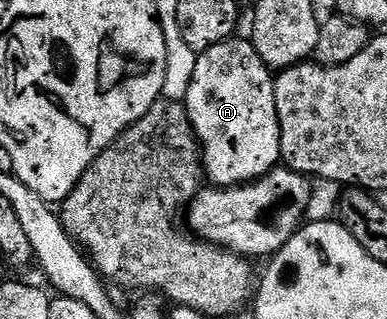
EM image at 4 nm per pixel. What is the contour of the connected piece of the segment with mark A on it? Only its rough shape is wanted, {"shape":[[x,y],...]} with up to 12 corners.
{"shape":[[248,39],[198,55],[183,103],[210,185],[282,163],[274,73]]}

